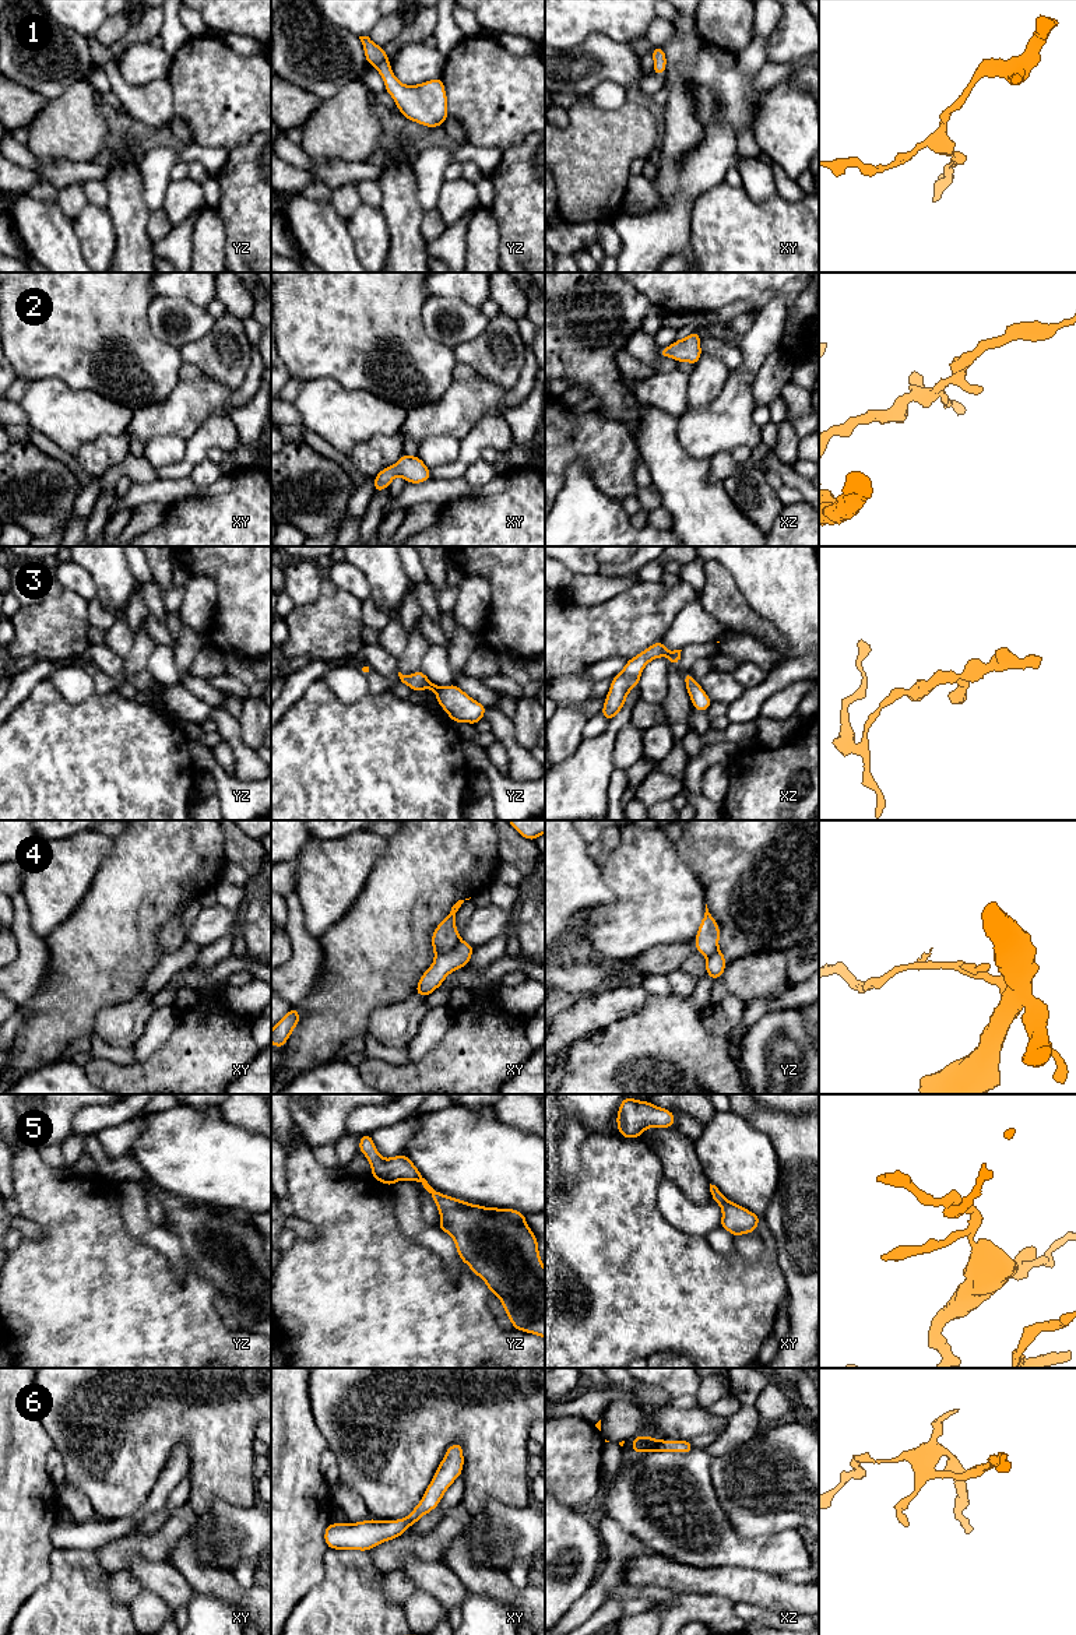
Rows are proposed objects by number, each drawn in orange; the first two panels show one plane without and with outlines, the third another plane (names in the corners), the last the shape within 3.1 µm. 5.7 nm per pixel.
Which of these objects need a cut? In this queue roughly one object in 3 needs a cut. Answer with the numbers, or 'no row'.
4

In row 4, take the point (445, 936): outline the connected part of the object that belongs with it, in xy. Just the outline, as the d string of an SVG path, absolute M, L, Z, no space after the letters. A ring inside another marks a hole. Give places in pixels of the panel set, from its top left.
M458 900L447 914L447 917L435 928L432 933L432 949L435 957L451 950L461 940L456 928L456 915L464 900Z

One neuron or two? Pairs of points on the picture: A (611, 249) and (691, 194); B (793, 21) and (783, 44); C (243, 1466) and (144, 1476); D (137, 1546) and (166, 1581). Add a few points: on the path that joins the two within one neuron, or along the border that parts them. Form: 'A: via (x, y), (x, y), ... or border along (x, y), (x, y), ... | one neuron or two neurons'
A: border along (609, 222), (621, 239), (621, 252), (616, 257) | two neurons
B: via (793, 27), (793, 34), (788, 38) | one neuron
C: via (215, 1444), (204, 1433), (176, 1433), (161, 1448) | one neuron
D: border along (123, 1558), (141, 1556), (165, 1560) | two neurons

